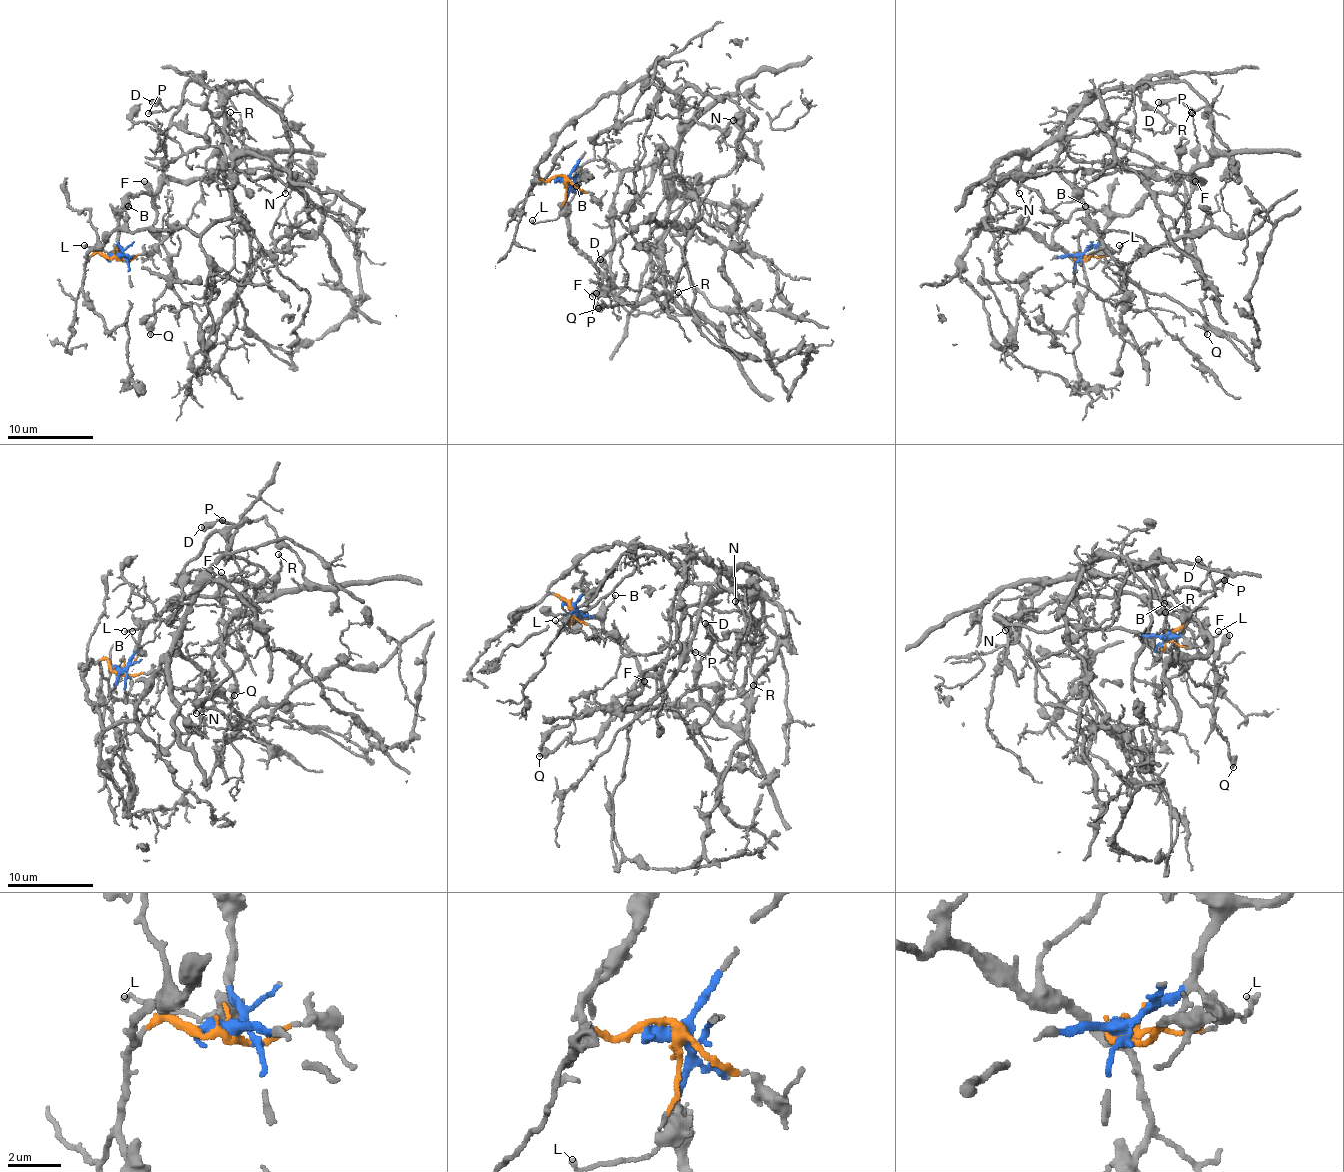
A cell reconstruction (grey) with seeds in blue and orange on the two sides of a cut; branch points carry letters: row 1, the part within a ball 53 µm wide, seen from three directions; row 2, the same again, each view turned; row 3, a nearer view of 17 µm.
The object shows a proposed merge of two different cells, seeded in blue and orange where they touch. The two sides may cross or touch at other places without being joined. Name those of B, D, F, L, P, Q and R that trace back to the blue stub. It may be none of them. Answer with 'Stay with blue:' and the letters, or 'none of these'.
Stay with blue: B, D, F, L, P, Q, R

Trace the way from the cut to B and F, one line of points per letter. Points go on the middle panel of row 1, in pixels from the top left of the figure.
B: (563, 179), (570, 192), (565, 207), (576, 186)
F: (563, 179), (570, 192), (565, 199), (568, 237), (598, 272), (600, 287), (591, 295)

